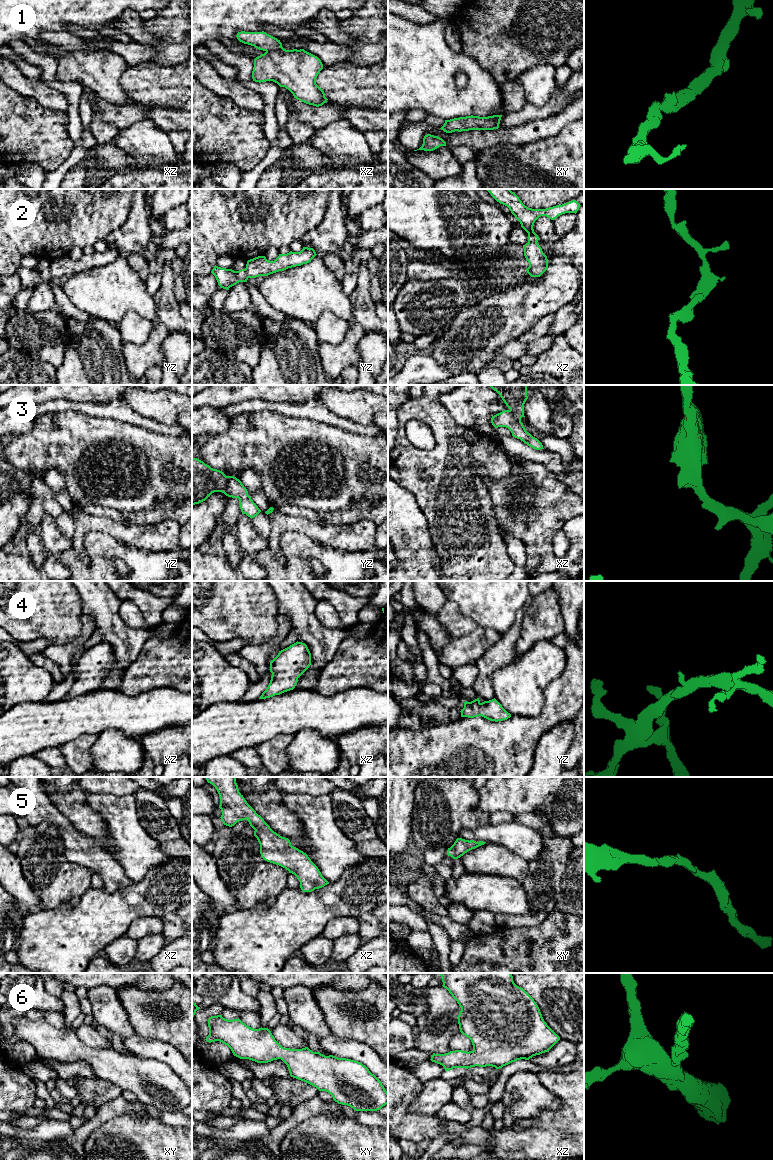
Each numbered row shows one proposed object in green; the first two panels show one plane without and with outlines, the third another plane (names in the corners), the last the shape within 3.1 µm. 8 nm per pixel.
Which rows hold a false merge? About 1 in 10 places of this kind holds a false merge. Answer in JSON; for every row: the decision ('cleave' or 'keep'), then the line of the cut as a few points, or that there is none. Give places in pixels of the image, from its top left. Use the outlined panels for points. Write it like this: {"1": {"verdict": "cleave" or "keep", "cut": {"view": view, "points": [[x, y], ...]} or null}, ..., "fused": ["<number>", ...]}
{"1": {"verdict": "keep", "cut": null}, "2": {"verdict": "keep", "cut": null}, "3": {"verdict": "keep", "cut": null}, "4": {"verdict": "keep", "cut": null}, "5": {"verdict": "keep", "cut": null}, "6": {"verdict": "keep", "cut": null}, "fused": []}

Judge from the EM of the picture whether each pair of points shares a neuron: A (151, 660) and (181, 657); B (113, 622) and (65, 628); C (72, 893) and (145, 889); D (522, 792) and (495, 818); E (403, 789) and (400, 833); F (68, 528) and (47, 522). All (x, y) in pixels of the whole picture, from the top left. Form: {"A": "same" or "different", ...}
{"A": "same", "B": "different", "C": "different", "D": "different", "E": "same", "F": "different"}

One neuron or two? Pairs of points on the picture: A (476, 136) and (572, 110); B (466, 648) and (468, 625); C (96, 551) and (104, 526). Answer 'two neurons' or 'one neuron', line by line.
A: one neuron
B: two neurons
C: two neurons

